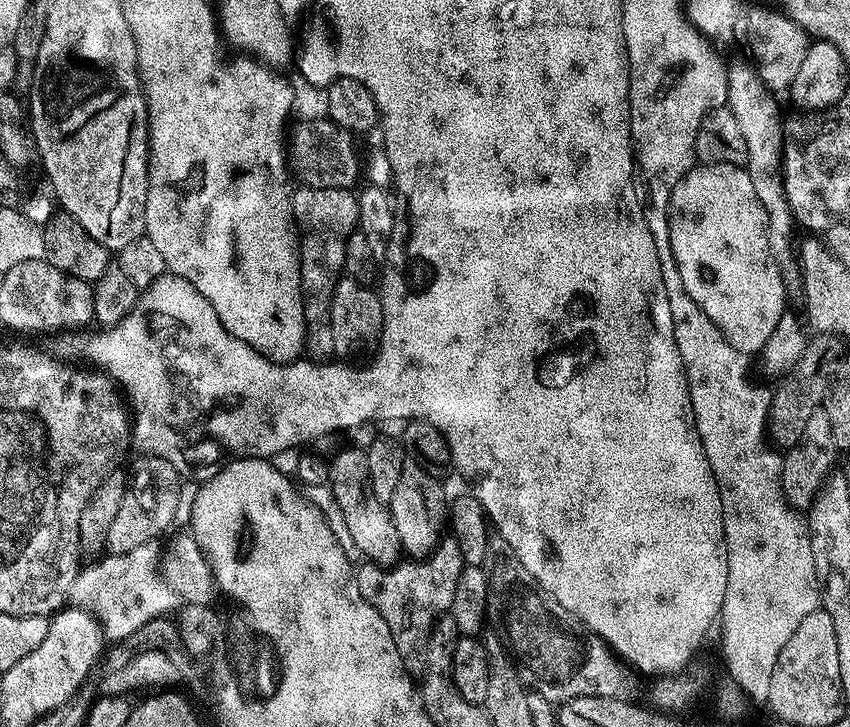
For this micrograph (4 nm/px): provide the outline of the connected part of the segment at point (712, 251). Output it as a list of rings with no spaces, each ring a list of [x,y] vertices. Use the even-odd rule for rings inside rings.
[[[700,164],[692,167],[674,186],[668,203],[670,250],[682,274],[686,294],[722,330],[726,342],[741,354],[759,353],[774,334],[778,322],[786,314],[784,287],[786,282],[768,249],[768,215],[754,194],[754,182],[747,167],[734,164]]]

